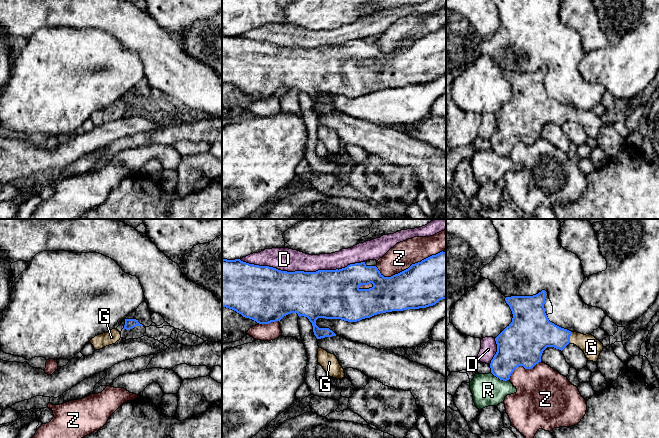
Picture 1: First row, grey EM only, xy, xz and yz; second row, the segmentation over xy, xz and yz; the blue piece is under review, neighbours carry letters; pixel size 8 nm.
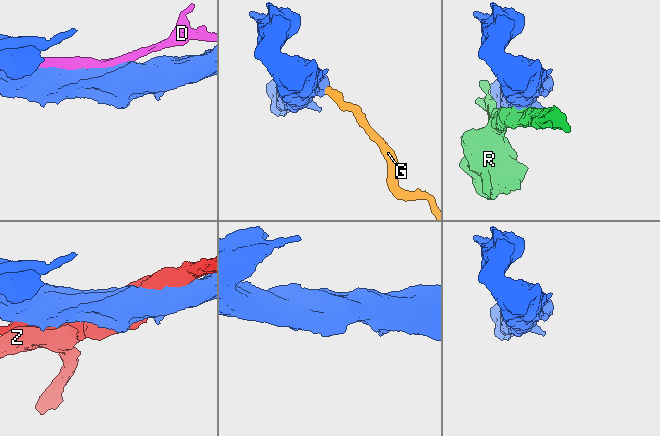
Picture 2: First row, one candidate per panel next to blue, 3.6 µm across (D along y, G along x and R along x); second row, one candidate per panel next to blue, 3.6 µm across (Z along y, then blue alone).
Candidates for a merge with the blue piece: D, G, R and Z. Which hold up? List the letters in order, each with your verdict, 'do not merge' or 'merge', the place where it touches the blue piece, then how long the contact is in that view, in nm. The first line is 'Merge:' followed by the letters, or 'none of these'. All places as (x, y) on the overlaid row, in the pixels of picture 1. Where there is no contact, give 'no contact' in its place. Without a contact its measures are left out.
Merge: G
D: do not merge; contact xz (302, 271); length 1000 nm
G: merge; contact yz (569, 338); length 100 nm
R: do not merge; contact yz (500, 379); length 160 nm
Z: do not merge; contact xz (409, 267); length 550 nm

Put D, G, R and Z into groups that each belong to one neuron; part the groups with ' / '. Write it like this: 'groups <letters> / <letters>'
groups D / G / R / Z

